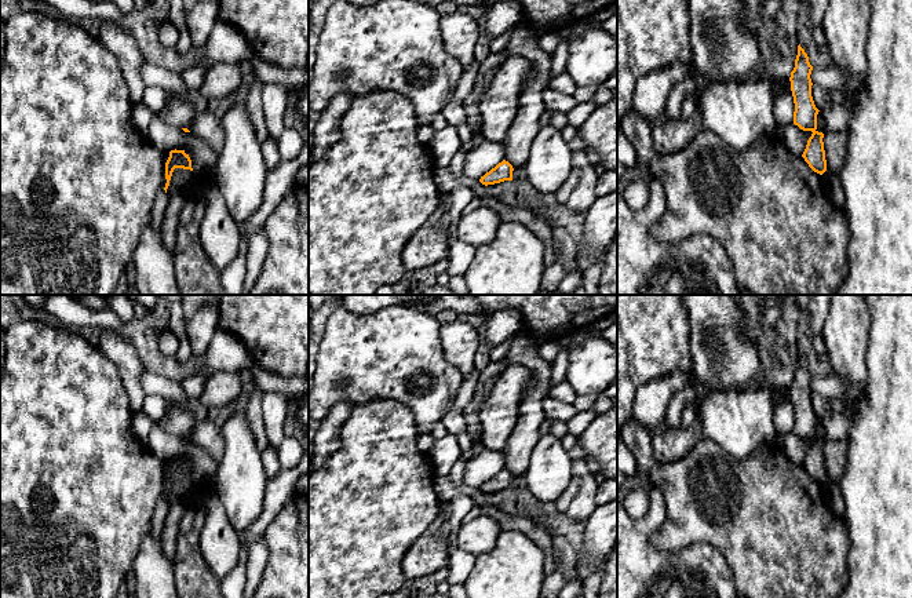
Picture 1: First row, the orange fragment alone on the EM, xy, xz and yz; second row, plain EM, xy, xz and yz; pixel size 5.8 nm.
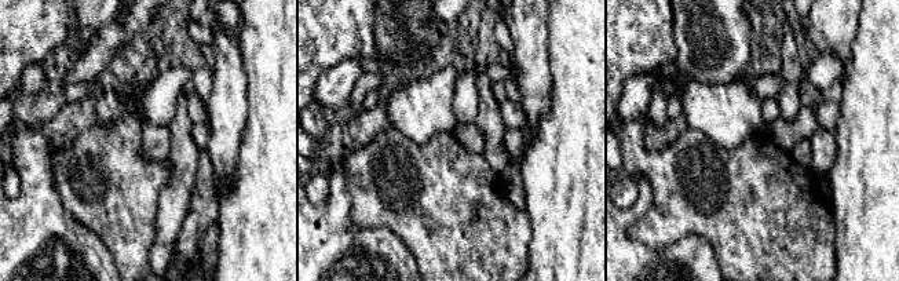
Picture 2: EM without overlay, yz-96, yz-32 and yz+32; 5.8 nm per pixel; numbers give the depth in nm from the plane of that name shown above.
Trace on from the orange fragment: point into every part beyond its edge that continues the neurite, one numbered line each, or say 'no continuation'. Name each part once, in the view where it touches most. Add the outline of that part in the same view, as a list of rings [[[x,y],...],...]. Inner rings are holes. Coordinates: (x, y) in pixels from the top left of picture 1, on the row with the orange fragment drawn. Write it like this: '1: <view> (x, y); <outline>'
no continuation

